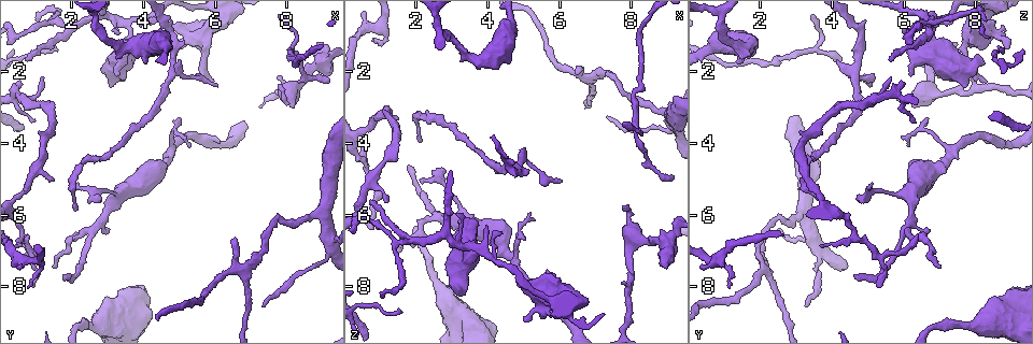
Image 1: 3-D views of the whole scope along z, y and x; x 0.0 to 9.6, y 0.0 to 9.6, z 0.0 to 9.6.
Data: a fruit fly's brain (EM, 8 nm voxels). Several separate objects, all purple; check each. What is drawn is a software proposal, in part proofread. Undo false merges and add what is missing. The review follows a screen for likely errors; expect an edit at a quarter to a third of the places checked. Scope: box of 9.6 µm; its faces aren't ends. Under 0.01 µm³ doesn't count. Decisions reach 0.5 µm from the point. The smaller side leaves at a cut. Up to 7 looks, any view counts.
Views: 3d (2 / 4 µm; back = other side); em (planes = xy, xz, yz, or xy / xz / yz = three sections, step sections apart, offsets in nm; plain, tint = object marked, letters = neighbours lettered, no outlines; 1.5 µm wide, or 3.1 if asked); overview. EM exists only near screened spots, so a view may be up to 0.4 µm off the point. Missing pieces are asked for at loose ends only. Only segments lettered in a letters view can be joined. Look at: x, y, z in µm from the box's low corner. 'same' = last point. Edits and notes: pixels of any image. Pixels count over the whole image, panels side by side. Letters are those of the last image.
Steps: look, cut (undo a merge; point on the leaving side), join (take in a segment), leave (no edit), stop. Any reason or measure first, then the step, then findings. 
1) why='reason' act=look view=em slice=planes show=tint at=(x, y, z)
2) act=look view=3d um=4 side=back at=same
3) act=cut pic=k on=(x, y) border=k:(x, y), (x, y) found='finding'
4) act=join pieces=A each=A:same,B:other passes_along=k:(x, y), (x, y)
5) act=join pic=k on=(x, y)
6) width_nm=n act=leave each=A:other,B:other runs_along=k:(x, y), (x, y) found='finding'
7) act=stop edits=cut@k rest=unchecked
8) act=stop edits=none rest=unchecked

why='four arms meet' act=look view=em slice=planes show=letters at=(1.90, 0.85, 6.75)

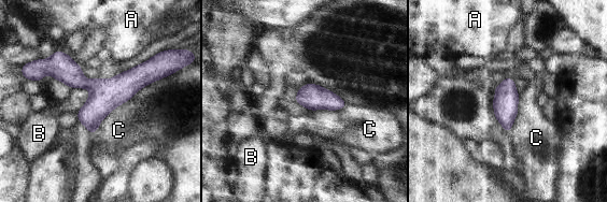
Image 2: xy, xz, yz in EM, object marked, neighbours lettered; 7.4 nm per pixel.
width_nm=190 act=leave each=A:other,B:other,C:other border=2:(129, 99), (114, 107), (92, 135) found='continuous, no second neuron'

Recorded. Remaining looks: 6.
act=look view=em slice=planes show=tint at=(2.20, 5.90, 3.90)

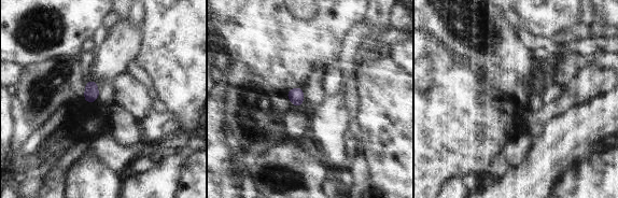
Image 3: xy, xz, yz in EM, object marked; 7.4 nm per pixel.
act=look view=em slice=planes show=letters at=same

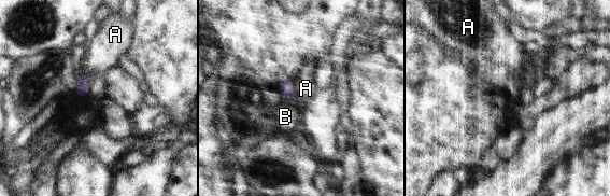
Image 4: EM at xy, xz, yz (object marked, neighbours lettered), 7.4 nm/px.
longest_contact=A:170nm act=leave each=A:other,B:other found='no lettered segment goes on from it'

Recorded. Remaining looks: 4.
why='free end' act=look view=em slice=planes show=letters at=(0.75, 1.70, 5.65)

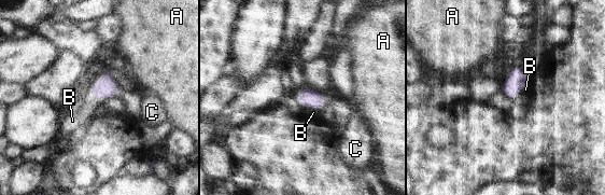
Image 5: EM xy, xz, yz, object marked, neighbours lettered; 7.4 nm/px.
act=join pieces=B each=A:other,B:same,C:other passes_along=5:(312, 98), (305, 106), (313, 112) found='it goes on there'

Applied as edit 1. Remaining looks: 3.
act=stop edits=join@5 rest=unchecked

